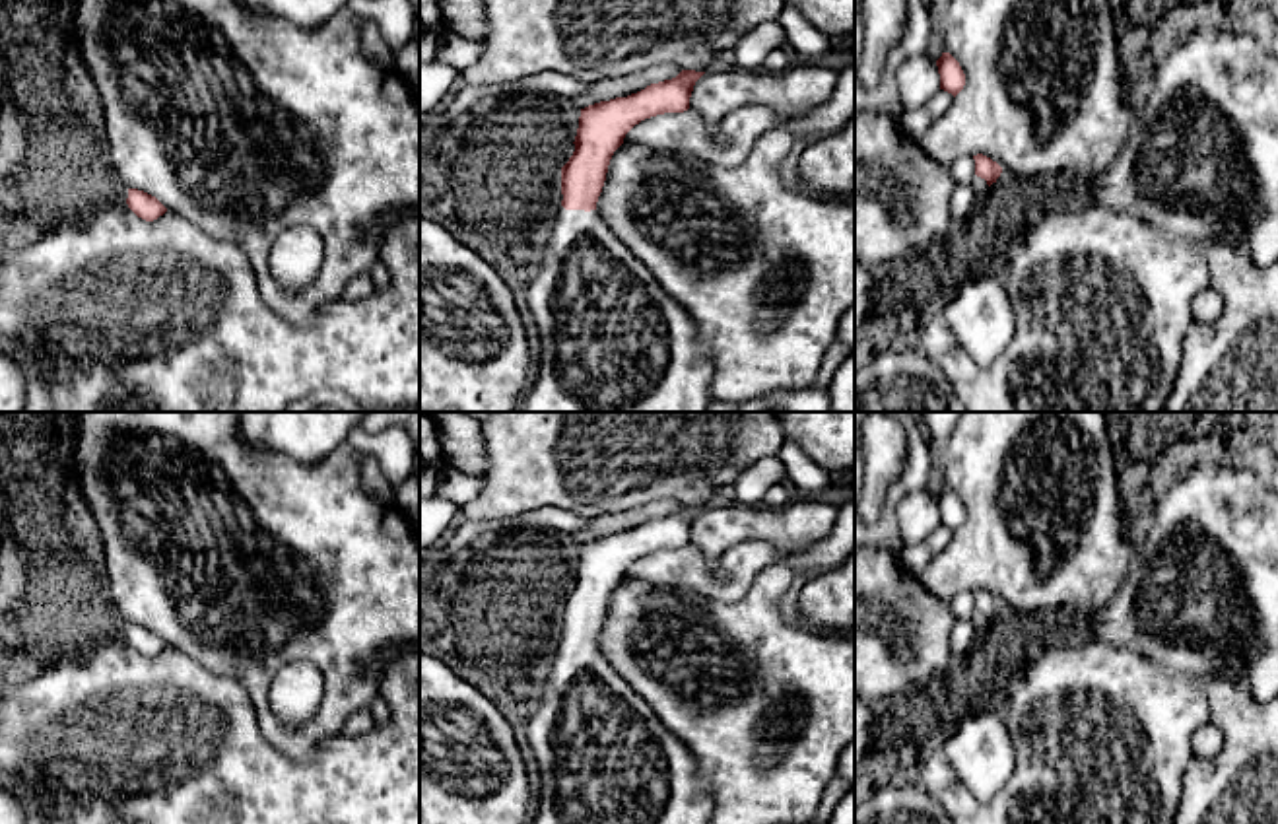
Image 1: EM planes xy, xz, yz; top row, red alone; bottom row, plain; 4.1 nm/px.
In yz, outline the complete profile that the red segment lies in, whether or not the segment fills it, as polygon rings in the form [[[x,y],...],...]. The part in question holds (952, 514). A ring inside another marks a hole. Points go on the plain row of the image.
[[[942,488],[936,501],[940,509],[940,525],[956,532],[965,521],[965,509],[959,498],[950,488]]]

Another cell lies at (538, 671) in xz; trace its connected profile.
[[[559,606],[555,626],[552,628],[550,637],[546,639],[542,651],[536,655],[534,663],[526,669],[526,678],[536,690],[552,672],[561,635],[563,630],[561,630],[561,606]]]

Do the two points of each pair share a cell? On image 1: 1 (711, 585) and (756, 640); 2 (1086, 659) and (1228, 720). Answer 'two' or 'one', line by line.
1: two
2: two

